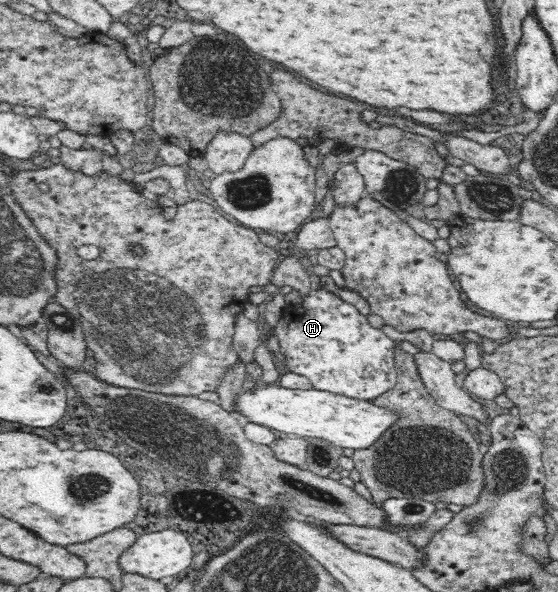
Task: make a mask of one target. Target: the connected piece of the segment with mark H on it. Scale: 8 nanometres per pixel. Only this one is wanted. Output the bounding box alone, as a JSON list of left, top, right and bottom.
[274,290,397,401]

